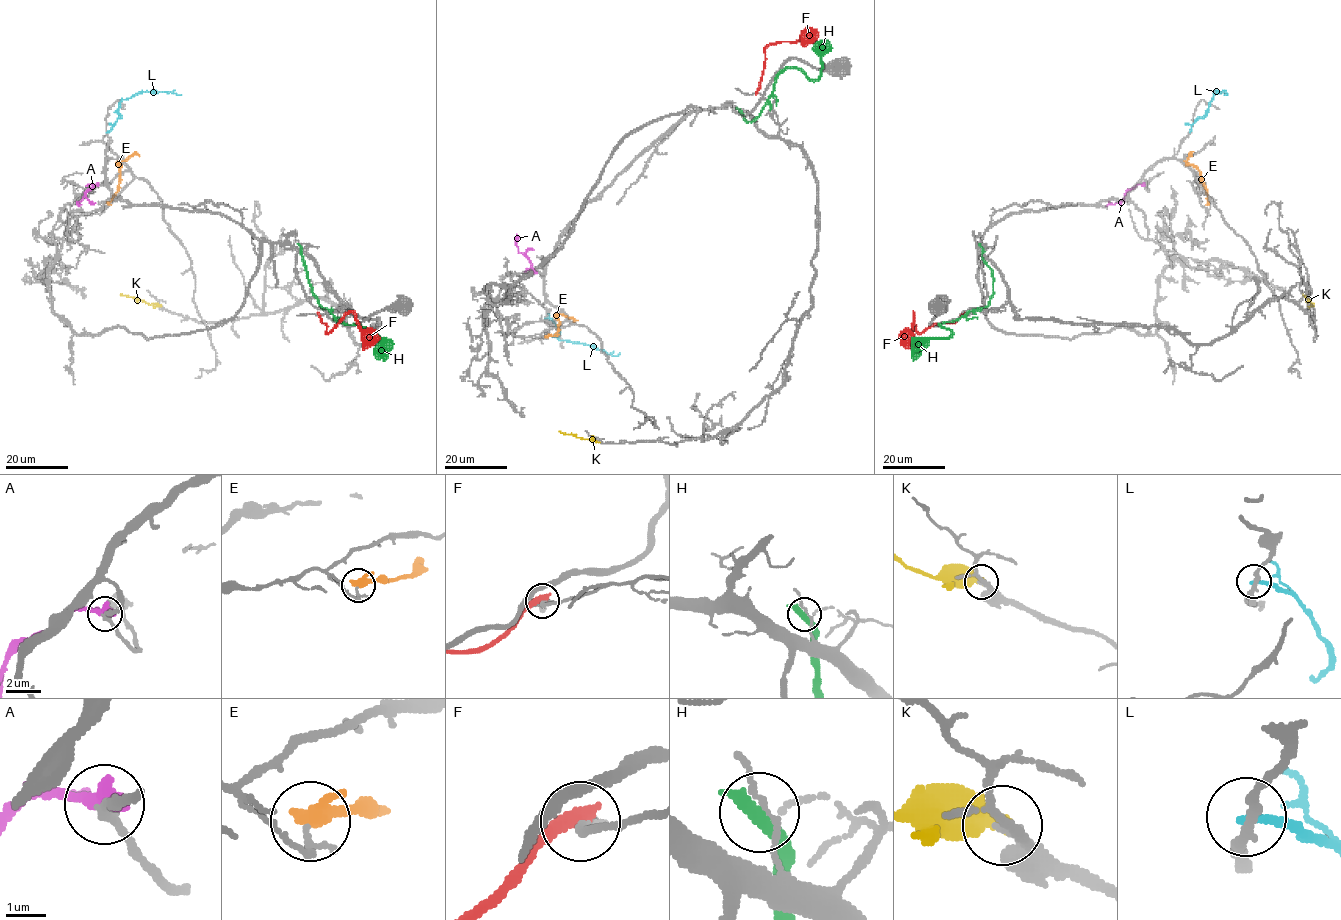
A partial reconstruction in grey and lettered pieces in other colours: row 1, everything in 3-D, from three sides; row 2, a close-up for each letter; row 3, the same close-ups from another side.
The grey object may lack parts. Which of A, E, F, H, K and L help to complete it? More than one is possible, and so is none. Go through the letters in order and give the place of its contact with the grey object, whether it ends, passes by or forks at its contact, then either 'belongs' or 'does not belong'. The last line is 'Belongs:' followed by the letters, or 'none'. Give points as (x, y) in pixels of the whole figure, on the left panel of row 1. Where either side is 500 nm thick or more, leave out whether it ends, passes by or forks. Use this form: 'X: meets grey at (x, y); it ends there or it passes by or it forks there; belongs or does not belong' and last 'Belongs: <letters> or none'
A: meets grey at (97, 185); does not belong
E: meets grey at (107, 203); it ends there; does not belong
F: meets grey at (317, 314); it ends there; does not belong
H: meets grey at (299, 245); it ends there; does not belong
K: meets grey at (159, 305); it ends there; belongs
L: meets grey at (107, 132); it ends there; does not belong
Belongs: K

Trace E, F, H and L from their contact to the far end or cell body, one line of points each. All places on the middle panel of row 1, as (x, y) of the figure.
E: (546, 337), (557, 332), (558, 314), (578, 320)
F: (756, 93), (765, 48), (769, 44), (797, 42), (803, 32), (813, 32)
H: (738, 108), (747, 122), (756, 118), (776, 77), (786, 68), (797, 68), (815, 80), (822, 42)
L: (545, 318), (557, 326), (557, 336), (560, 341), (593, 344), (612, 355), (620, 353)

